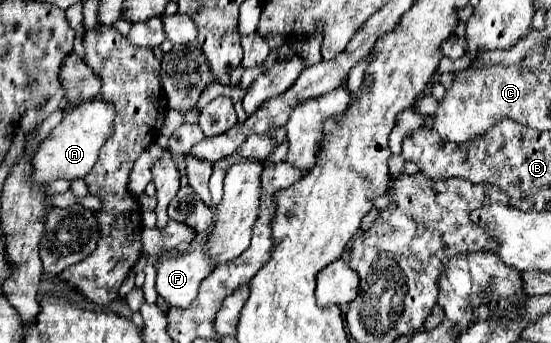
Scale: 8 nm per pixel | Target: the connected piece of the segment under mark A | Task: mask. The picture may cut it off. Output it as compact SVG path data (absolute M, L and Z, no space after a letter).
M95 100L89 104L81 104L75 110L67 112L65 118L53 128L45 142L41 142L39 150L33 156L33 180L37 184L49 184L53 180L75 180L85 178L97 162L97 154L103 142L111 136L111 122L115 118L115 110L111 110L109 102Z

